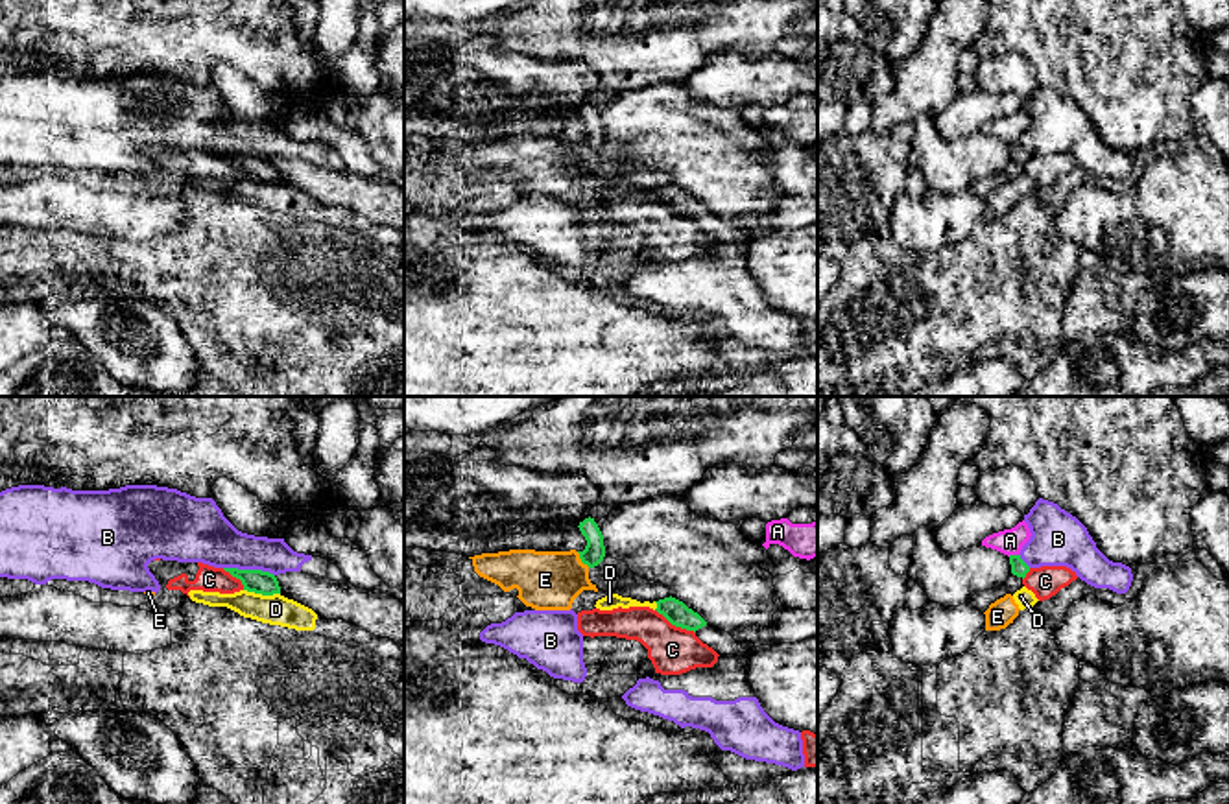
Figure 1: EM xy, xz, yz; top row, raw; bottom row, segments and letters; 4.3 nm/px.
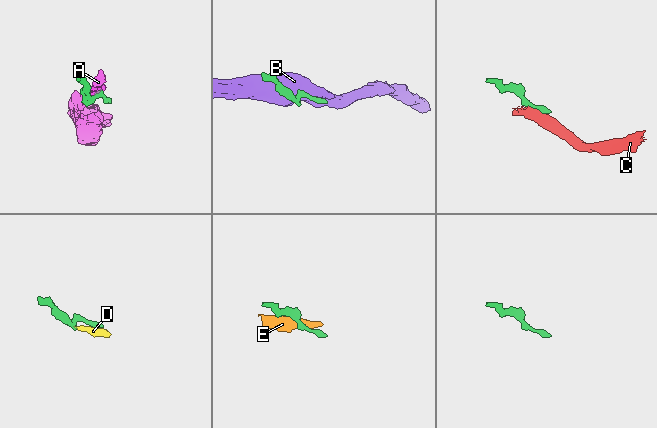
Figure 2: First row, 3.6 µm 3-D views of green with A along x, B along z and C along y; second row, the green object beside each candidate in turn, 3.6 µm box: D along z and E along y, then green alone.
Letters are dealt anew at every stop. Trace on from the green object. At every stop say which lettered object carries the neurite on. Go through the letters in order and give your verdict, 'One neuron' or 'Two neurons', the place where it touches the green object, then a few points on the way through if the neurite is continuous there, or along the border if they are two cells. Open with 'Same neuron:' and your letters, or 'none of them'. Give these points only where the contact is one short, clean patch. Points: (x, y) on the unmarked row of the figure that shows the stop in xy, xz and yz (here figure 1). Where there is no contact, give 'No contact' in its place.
Same neuron: none of them
A: Two neurons. Touches green at yz (1012, 142)
B: Two neurons. Touches green at xy (250, 157)
C: Two neurons. Touches green at xz (676, 212). Boundary: xz (656, 196), (672, 211), (694, 220)
D: Two neurons. Touches green at xy (262, 181). Boundary: xy (244, 176), (255, 181), (279, 181)
E: Two neurons. Touches green at xz (582, 148). Boundary: xz (576, 139), (589, 153)

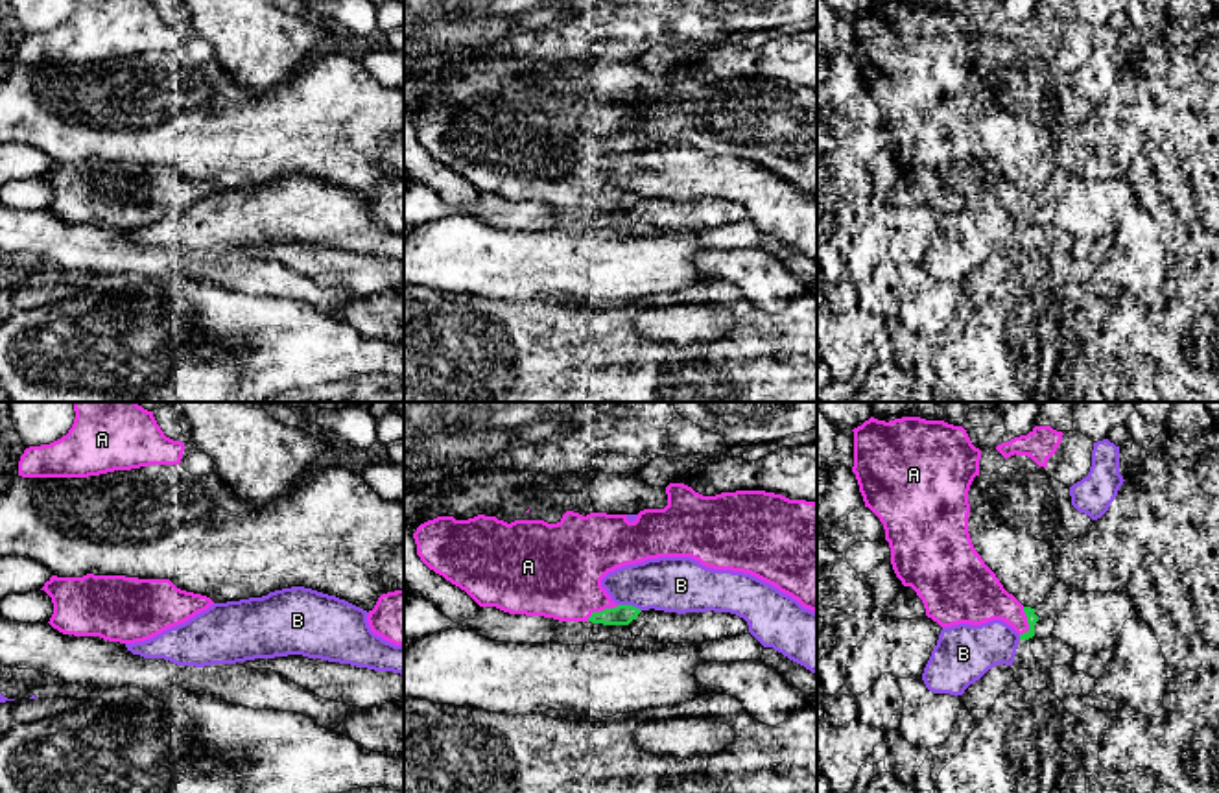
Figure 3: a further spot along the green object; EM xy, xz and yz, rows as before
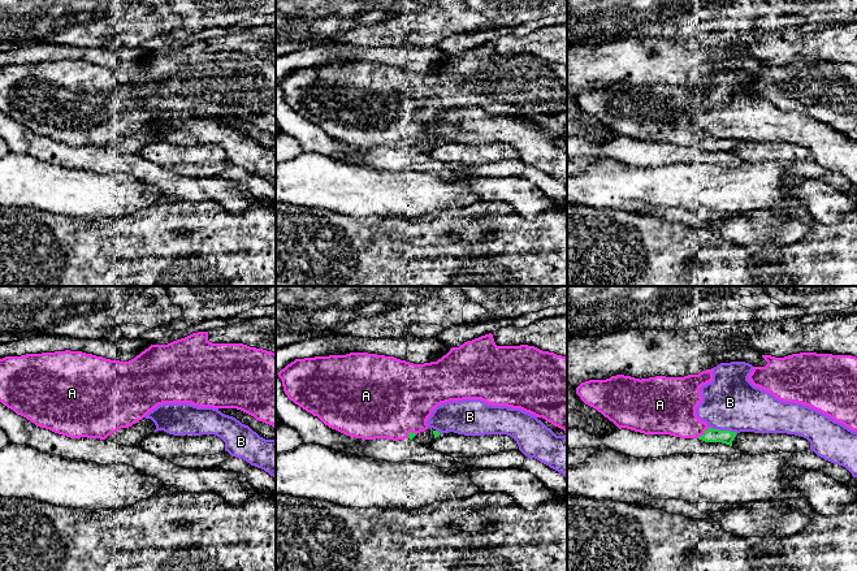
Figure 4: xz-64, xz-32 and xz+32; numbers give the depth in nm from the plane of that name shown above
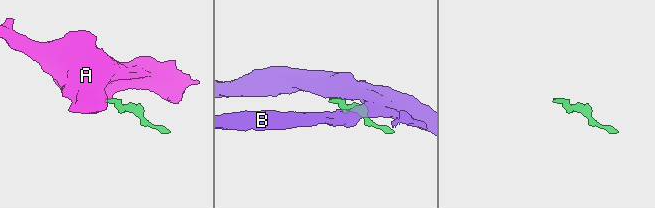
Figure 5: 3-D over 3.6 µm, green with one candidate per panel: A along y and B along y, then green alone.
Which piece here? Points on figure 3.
Same neuron: A
A: One neuron. Touches green at xz (602, 198)
B: Two neurons. Touches green at xz (629, 192). Boundary: xz (618, 190), (629, 190), (640, 198)

